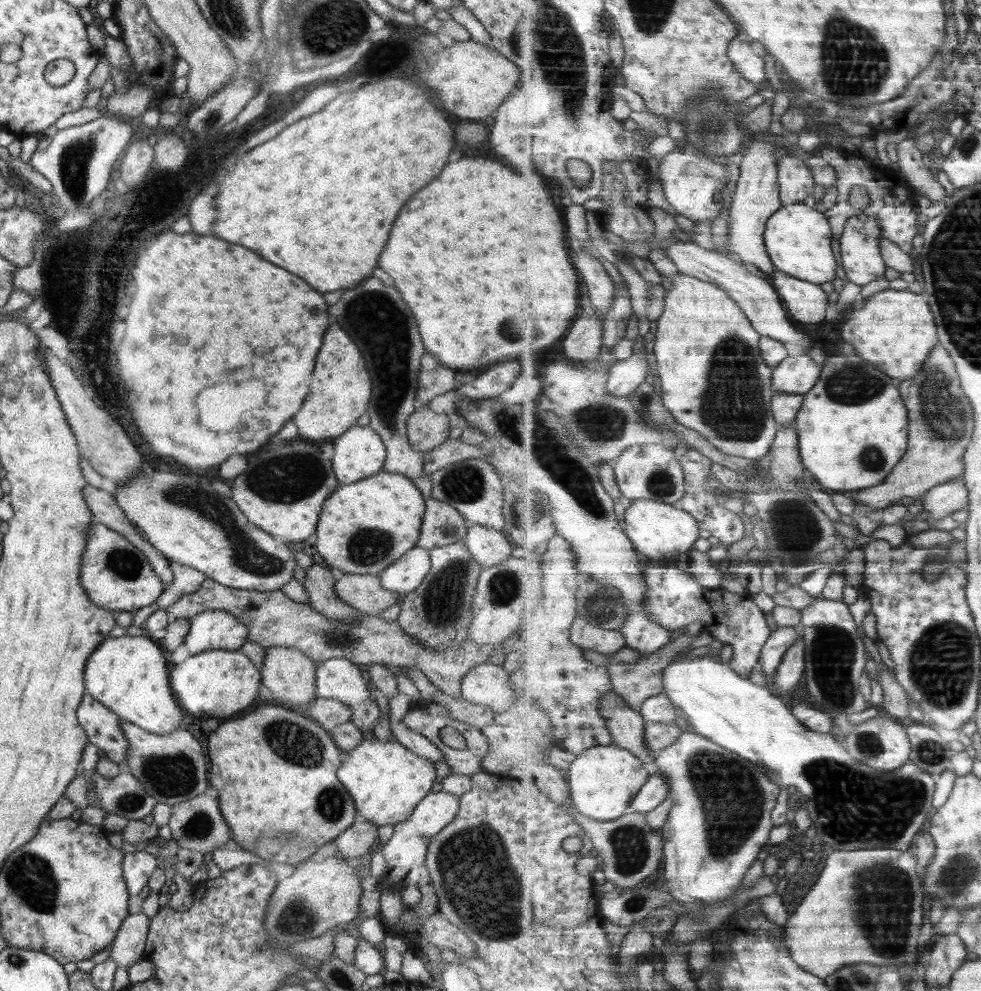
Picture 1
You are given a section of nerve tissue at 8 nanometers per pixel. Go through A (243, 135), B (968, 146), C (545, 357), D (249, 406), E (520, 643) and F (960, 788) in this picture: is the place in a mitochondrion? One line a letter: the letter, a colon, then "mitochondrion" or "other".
A: other
B: mitochondrion
C: other
D: other
E: other
F: other

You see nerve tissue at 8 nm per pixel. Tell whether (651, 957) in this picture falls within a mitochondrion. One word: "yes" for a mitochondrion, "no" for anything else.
no

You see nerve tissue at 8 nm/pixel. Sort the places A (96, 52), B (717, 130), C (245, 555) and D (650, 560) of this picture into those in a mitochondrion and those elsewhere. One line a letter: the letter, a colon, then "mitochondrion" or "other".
A: other
B: mitochondrion
C: mitochondrion
D: other

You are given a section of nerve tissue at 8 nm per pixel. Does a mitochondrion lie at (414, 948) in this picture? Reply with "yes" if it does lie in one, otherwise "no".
no

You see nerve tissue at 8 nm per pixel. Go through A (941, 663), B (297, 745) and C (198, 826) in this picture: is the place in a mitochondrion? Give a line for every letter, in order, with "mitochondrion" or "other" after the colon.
A: mitochondrion
B: mitochondrion
C: mitochondrion

